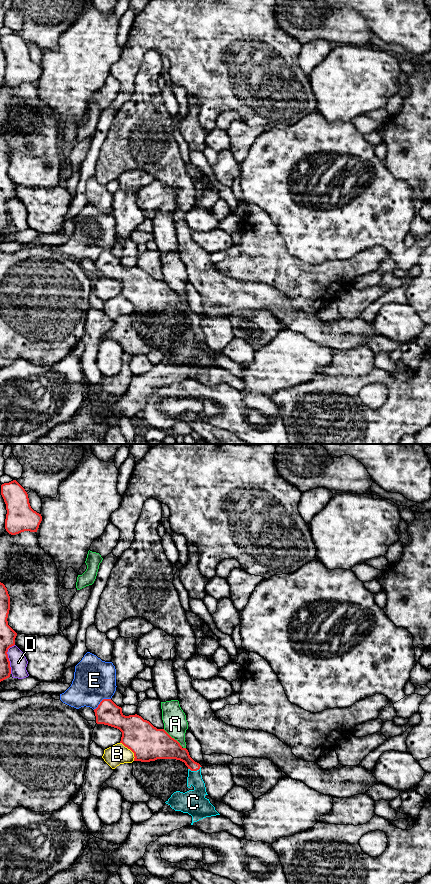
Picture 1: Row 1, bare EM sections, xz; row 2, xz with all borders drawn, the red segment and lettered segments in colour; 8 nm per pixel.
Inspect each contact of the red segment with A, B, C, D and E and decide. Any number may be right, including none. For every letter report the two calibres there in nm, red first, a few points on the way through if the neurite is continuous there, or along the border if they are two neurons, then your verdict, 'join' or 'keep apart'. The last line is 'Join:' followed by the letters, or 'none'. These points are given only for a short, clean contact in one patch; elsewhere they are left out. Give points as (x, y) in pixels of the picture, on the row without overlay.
A: 280 nm thick on the red side, 190 nm on the other; border along xz (163, 281), (185, 300); keep apart
B: 280 nm thick on the red side, 160 nm on the other; keep apart
C: 160 nm thick on the red side, 190 nm on the other; join
D: 130 nm thick on the red side, 140 nm on the other; keep apart
E: 190 nm thick on the red side, 340 nm on the other; keep apart
Join: C

